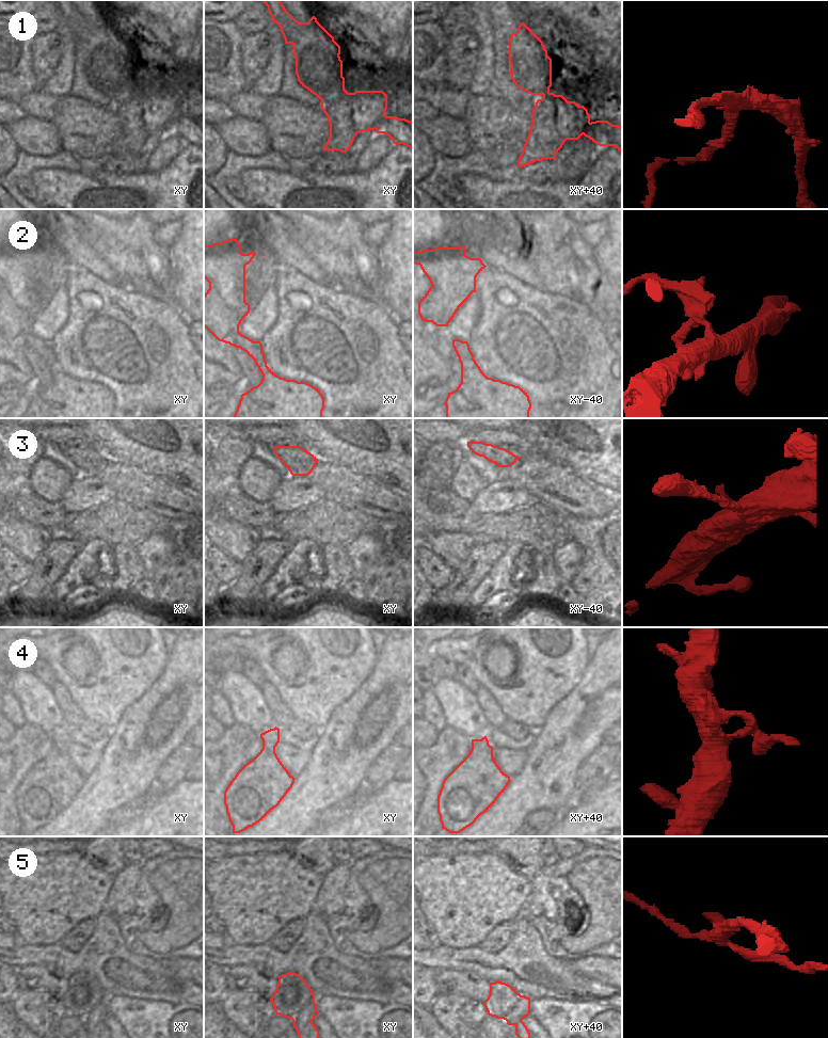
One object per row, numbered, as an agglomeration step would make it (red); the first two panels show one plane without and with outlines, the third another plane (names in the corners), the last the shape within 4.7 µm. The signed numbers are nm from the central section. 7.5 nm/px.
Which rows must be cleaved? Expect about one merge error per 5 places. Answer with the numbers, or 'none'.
1, 5

